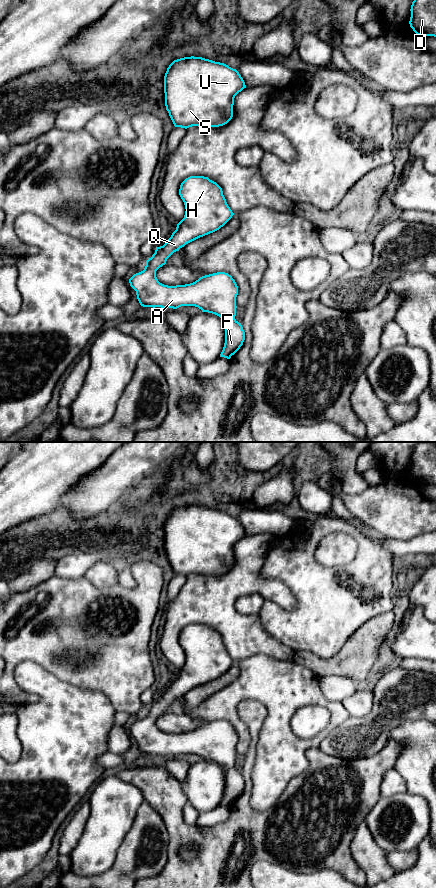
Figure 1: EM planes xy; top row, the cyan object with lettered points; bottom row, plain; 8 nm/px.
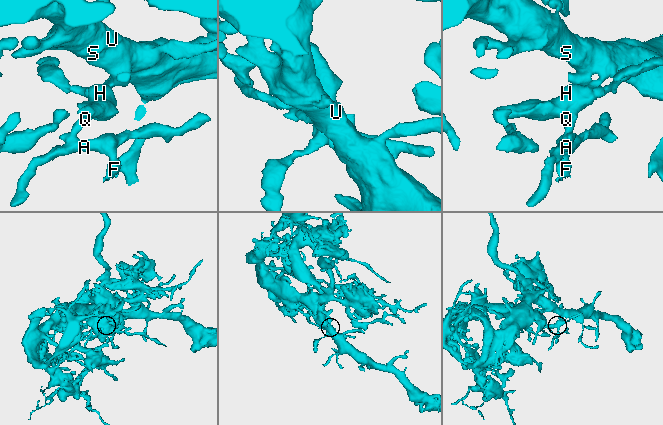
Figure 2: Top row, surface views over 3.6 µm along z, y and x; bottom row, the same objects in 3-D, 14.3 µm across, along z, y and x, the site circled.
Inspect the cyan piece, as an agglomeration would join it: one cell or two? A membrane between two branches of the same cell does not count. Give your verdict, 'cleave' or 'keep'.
keep

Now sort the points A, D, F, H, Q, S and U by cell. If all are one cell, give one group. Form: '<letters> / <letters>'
A D F H Q S U

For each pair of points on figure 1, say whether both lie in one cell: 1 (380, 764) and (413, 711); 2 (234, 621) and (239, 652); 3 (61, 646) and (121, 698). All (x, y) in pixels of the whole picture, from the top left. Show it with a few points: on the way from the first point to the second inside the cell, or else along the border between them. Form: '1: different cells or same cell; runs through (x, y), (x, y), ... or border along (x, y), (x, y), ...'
1: different cells; border along (389, 740), (379, 751), (371, 755)
2: same cell; runs through (236, 629), (239, 632), (239, 644)
3: same cell; runs through (76, 656), (106, 683)

